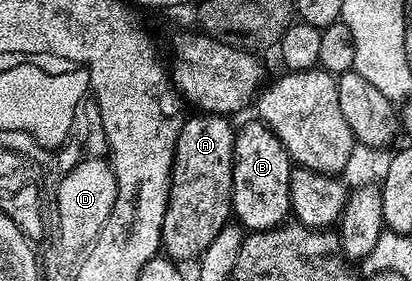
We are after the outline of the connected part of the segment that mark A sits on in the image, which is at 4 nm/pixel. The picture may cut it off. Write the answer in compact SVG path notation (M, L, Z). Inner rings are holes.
M192 113L180 124L172 158L168 204L160 230L162 251L173 261L199 260L201 253L233 218L232 166L237 132L222 115Z

